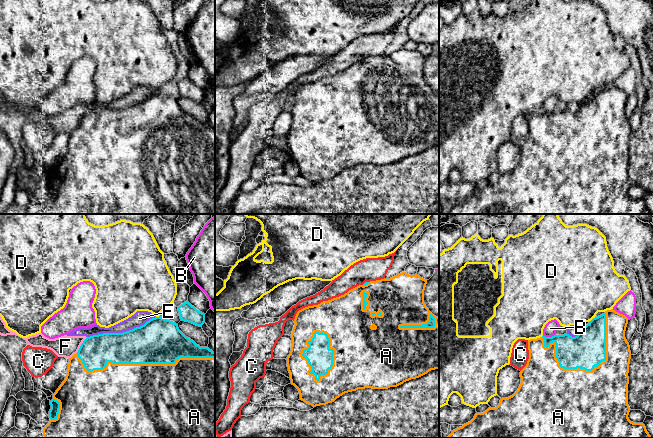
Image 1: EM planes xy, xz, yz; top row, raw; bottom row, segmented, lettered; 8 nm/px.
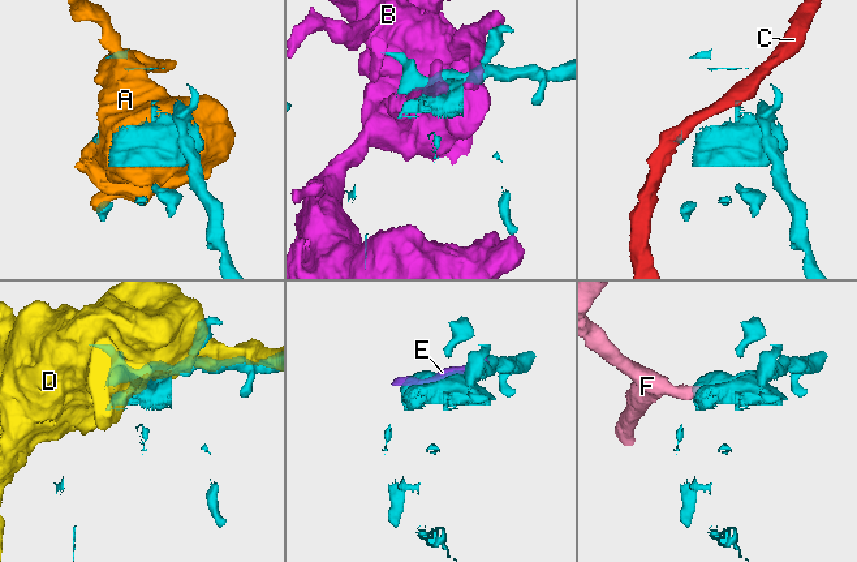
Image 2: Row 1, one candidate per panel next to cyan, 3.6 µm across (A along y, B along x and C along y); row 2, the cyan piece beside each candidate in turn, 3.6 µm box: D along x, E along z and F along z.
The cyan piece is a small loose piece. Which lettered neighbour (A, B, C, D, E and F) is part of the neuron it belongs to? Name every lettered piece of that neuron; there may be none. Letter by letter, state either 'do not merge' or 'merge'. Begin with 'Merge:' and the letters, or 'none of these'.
Merge: A
A: merge
B: do not merge
C: do not merge
D: do not merge
E: do not merge
F: do not merge

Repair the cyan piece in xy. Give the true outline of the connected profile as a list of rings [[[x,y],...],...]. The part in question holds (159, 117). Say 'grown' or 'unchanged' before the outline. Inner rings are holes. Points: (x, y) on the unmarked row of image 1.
grown | [[[161,92],[123,109],[93,111],[69,134],[66,154],[53,170],[50,181],[50,197],[43,204],[44,214],[215,214],[215,128],[200,123],[186,113],[175,98]]]

